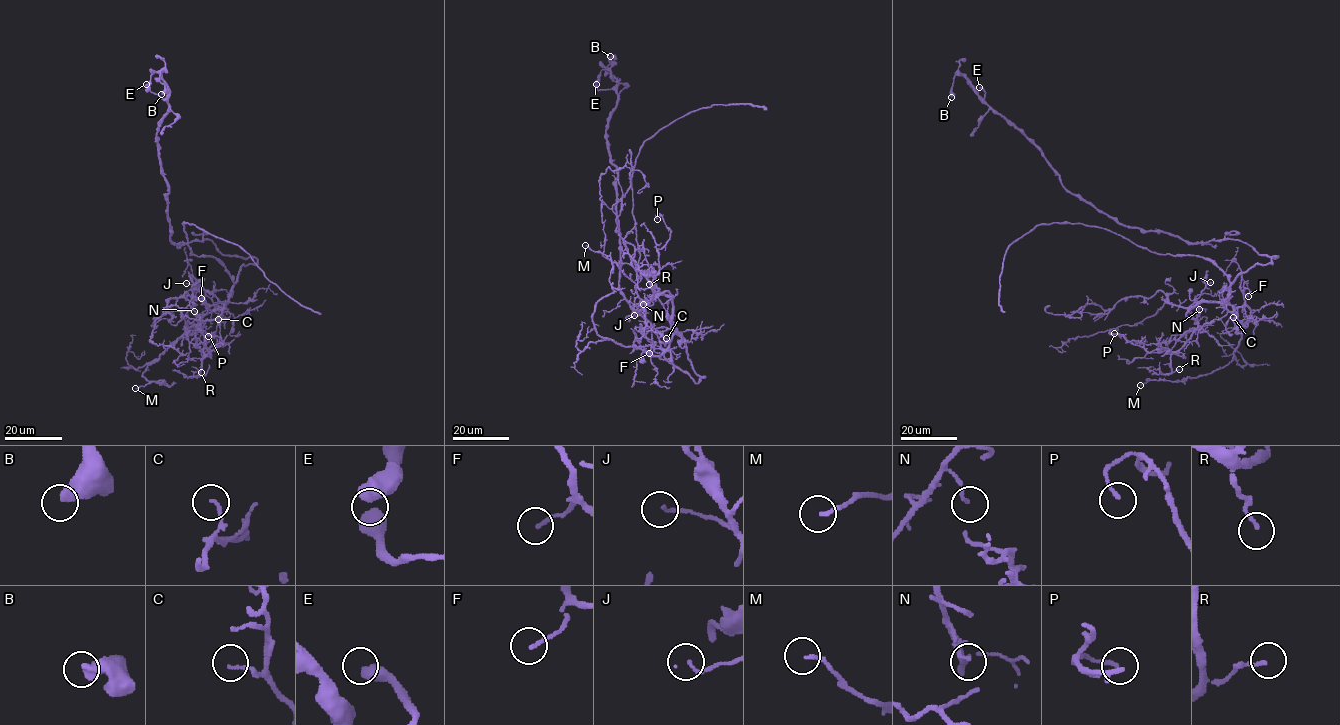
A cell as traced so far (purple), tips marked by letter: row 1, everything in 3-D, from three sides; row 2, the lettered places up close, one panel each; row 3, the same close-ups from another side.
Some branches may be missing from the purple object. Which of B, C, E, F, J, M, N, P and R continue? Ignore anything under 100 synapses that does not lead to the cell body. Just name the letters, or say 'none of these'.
none of these

